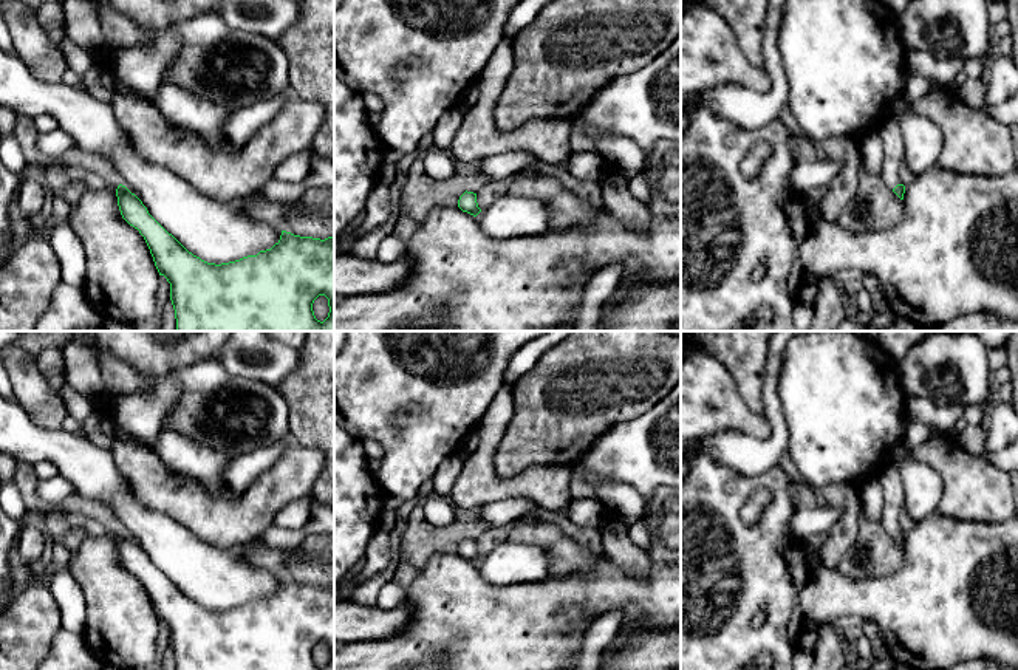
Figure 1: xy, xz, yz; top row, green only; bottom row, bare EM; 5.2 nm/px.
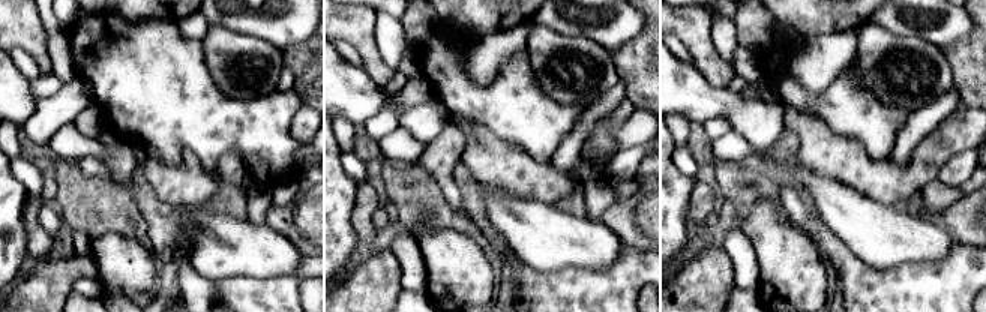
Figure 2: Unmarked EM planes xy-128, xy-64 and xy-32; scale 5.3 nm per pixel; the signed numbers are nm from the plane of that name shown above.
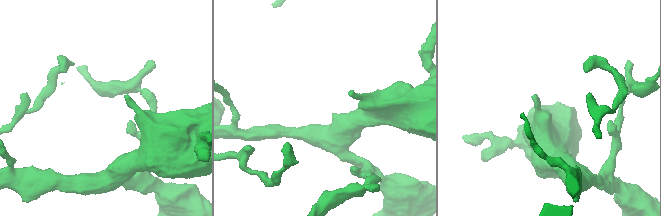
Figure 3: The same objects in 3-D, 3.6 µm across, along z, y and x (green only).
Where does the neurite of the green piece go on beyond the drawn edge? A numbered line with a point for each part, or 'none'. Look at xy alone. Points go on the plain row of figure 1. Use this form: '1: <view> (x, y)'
none

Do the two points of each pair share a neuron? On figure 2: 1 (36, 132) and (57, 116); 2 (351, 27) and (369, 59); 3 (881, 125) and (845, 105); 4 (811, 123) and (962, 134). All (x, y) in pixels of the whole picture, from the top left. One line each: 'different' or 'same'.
1: same
2: same
3: same
4: same

